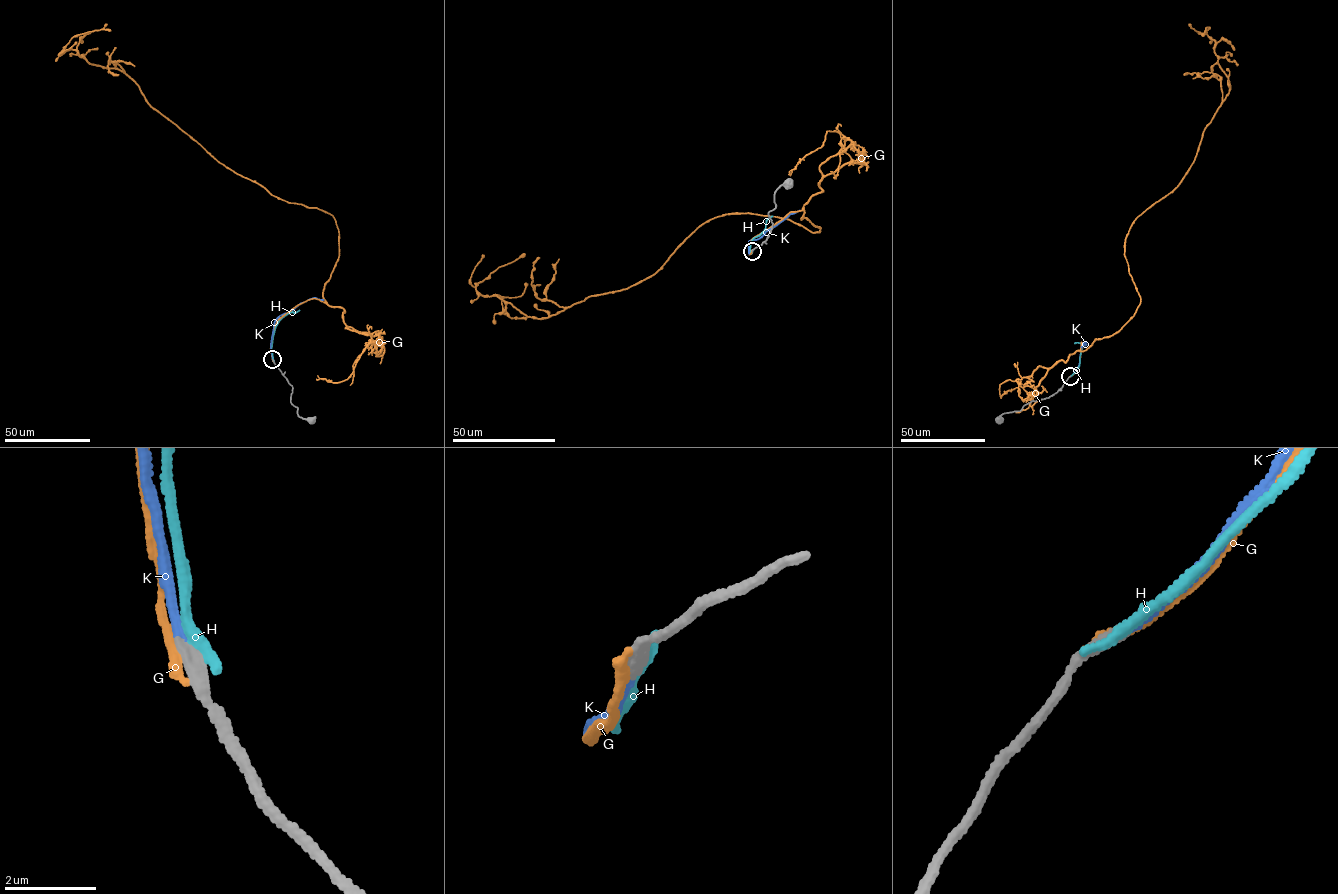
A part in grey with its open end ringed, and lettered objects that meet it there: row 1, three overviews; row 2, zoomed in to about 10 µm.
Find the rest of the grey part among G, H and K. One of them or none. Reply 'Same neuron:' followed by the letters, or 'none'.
Same neuron: K

